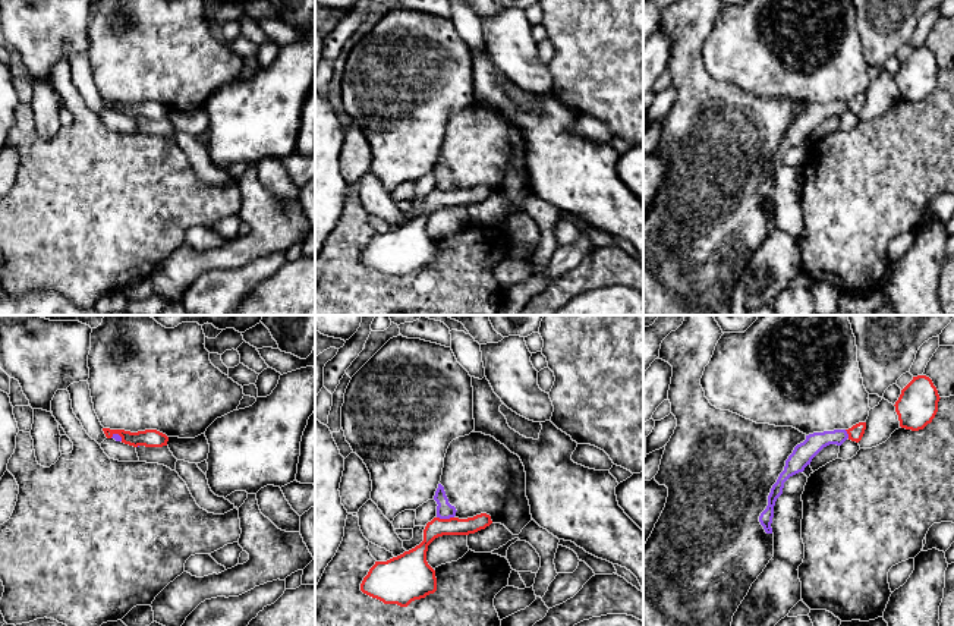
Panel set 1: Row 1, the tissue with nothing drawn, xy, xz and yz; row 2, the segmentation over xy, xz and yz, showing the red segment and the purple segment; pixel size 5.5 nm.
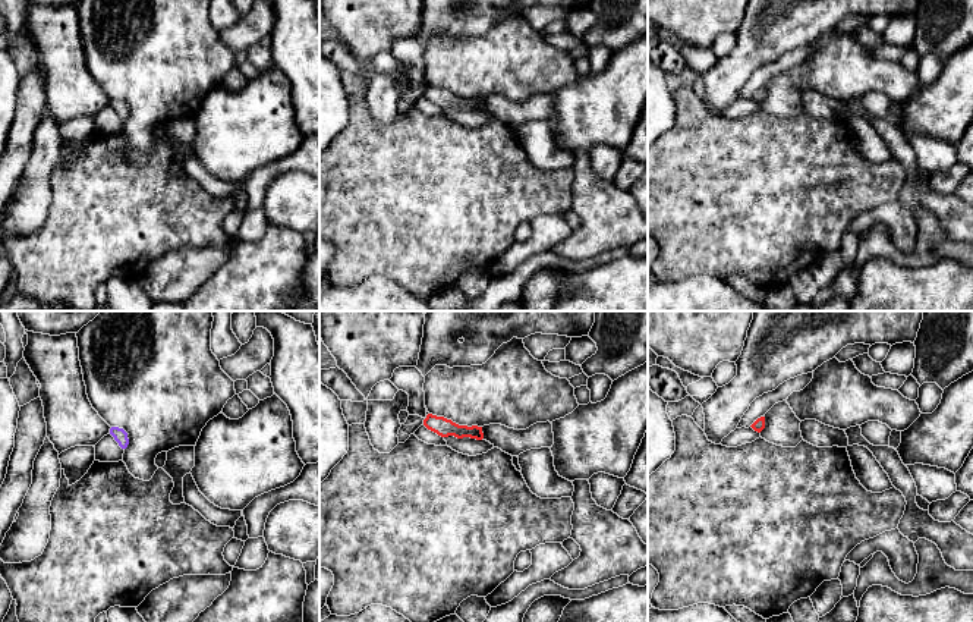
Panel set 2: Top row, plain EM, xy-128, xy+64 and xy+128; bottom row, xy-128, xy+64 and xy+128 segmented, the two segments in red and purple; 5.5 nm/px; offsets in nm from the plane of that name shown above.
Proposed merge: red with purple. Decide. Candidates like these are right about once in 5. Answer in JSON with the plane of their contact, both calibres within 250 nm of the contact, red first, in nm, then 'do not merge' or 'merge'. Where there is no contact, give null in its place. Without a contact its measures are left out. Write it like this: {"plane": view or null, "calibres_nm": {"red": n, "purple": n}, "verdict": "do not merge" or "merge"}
{"plane": "xz", "calibres_nm": {"red": 100, "purple": 100}, "verdict": "do not merge"}

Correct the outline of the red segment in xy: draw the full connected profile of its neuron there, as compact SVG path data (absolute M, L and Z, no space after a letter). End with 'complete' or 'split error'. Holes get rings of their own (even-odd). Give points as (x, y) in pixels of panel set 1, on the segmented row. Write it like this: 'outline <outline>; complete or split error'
outline M103 428L107 438L111 438L114 434L122 437L122 443L138 447L163 447L167 446L169 437L157 430L145 430L138 432L130 432L125 430L110 430Z; complete

